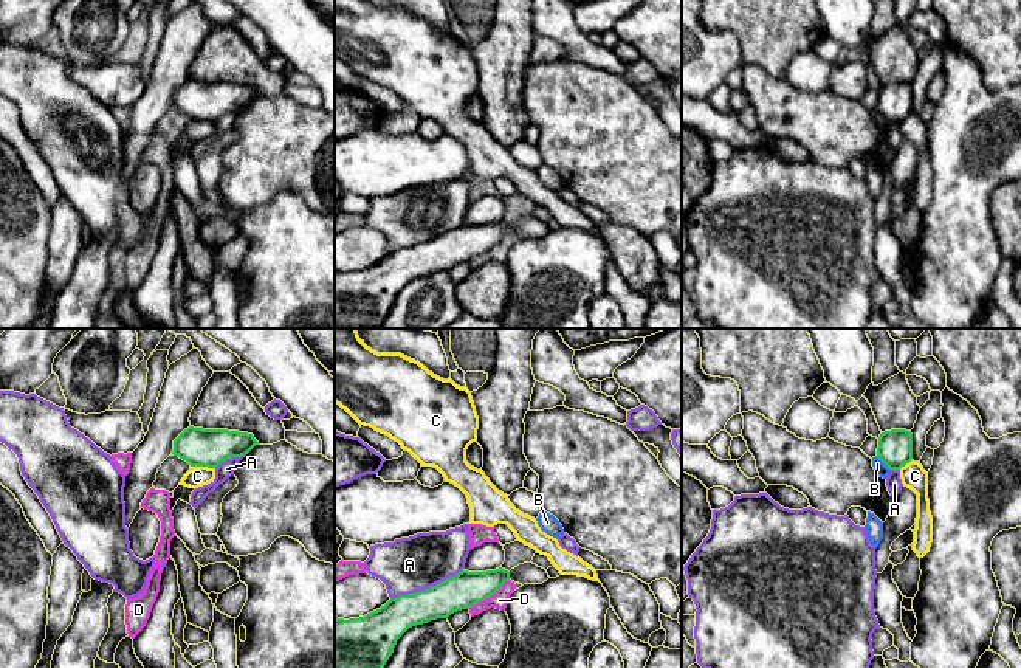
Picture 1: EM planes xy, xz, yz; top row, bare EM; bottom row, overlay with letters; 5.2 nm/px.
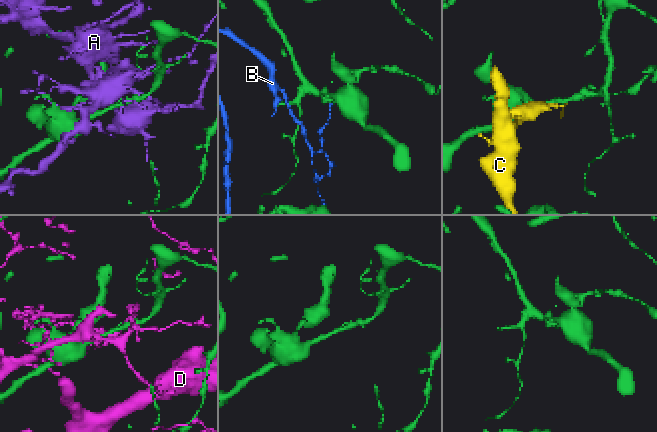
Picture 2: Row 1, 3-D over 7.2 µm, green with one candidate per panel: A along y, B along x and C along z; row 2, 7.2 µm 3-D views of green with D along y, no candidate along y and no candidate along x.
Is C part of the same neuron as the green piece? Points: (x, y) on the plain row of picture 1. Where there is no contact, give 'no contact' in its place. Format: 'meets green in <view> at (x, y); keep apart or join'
meets green in xy at (203, 118); keep apart

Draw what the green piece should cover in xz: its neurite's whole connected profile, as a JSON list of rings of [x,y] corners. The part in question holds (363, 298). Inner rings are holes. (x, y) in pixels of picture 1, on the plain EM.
[[[462,223],[455,229],[420,245],[390,251],[359,271],[335,268],[335,329],[381,329],[397,293],[412,279],[468,262],[494,248],[510,225]]]

